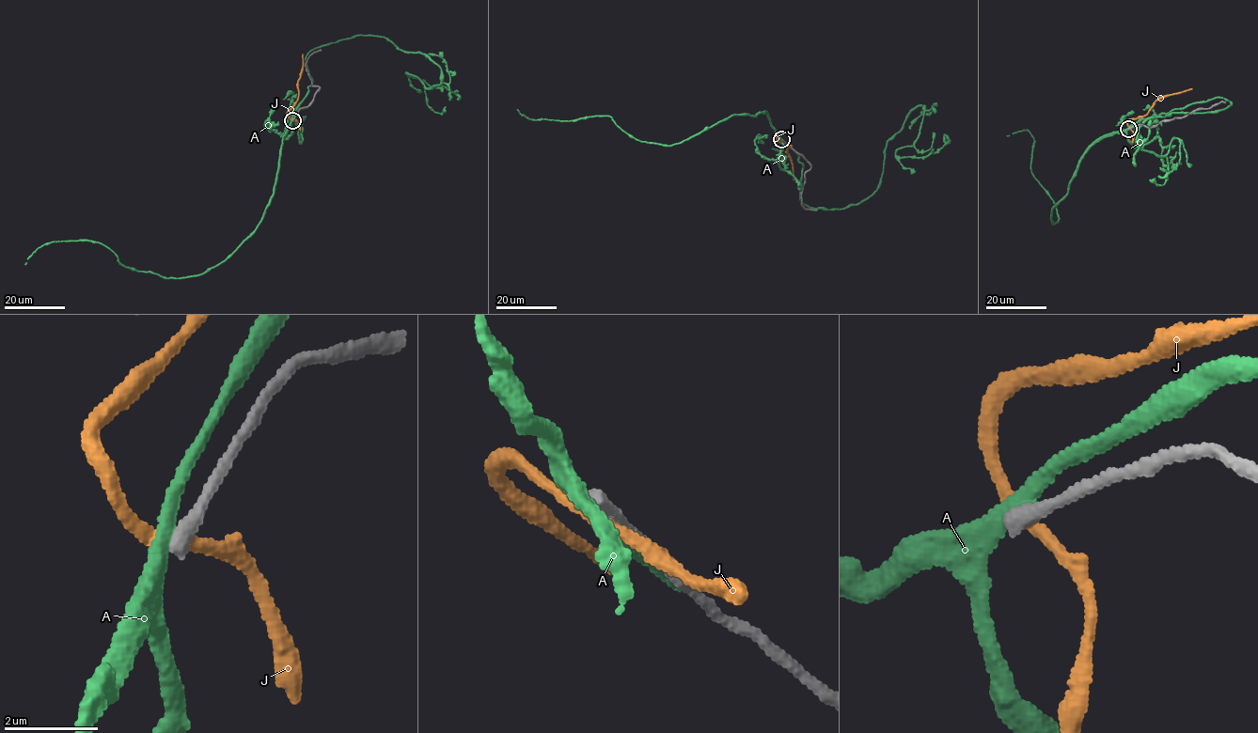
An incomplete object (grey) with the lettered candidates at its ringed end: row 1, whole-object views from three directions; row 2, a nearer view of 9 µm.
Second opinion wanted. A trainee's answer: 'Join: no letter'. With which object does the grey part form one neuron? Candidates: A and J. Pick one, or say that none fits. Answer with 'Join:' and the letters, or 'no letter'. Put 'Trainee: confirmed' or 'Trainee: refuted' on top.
Trainee: confirmed
Join: no letter

